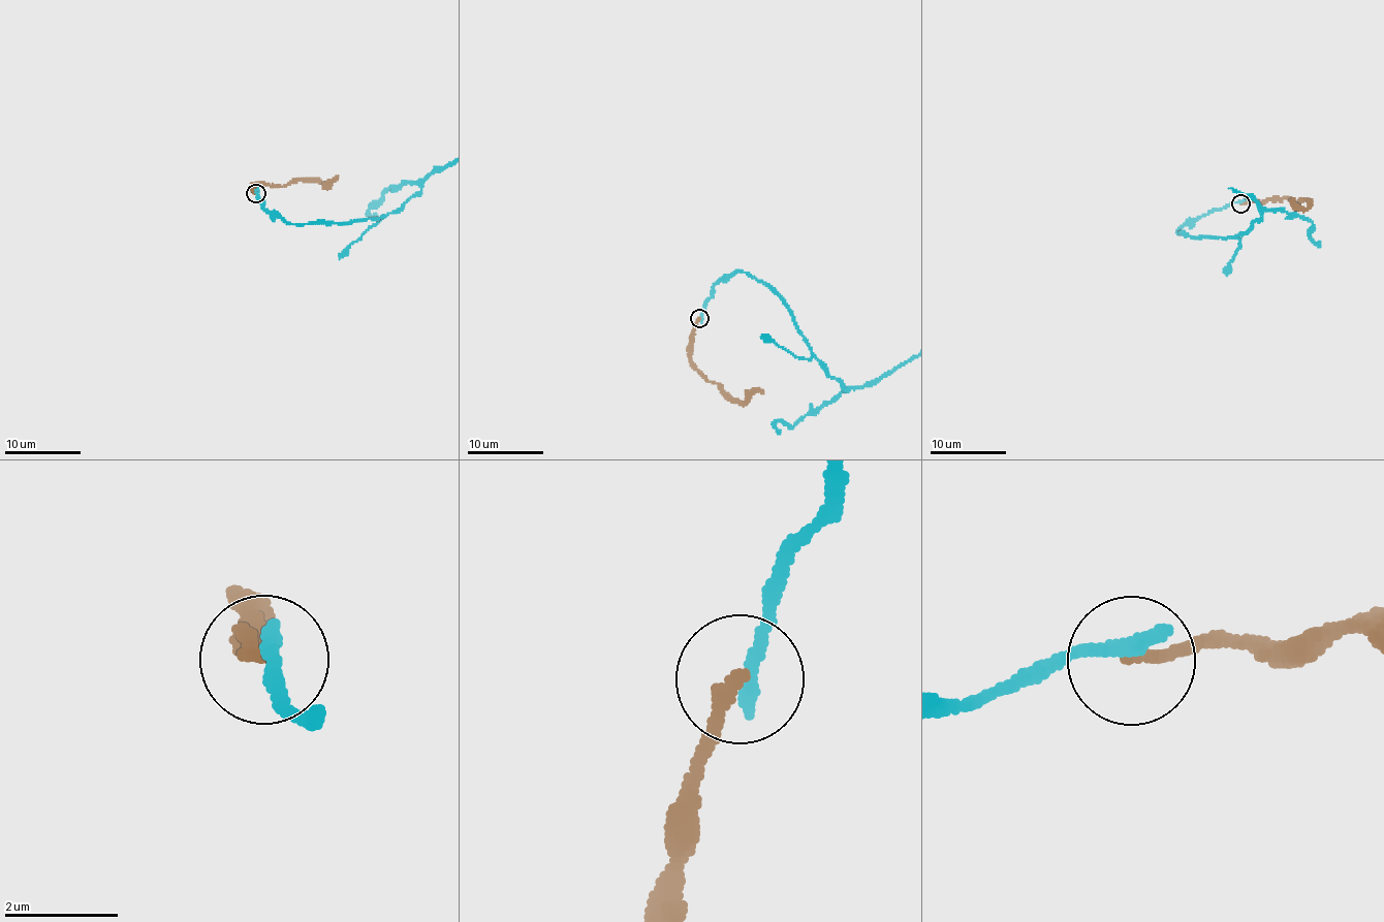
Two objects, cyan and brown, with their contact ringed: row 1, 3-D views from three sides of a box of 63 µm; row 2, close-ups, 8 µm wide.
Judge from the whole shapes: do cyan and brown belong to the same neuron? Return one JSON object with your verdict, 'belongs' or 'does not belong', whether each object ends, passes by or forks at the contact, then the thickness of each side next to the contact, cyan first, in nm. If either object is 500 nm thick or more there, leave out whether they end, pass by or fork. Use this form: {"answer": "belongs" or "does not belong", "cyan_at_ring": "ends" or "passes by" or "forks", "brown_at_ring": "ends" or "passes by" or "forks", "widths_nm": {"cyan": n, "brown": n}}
{"answer": "does not belong", "cyan_at_ring": "ends", "brown_at_ring": "ends", "widths_nm": {"cyan": 320, "brown": 220}}

